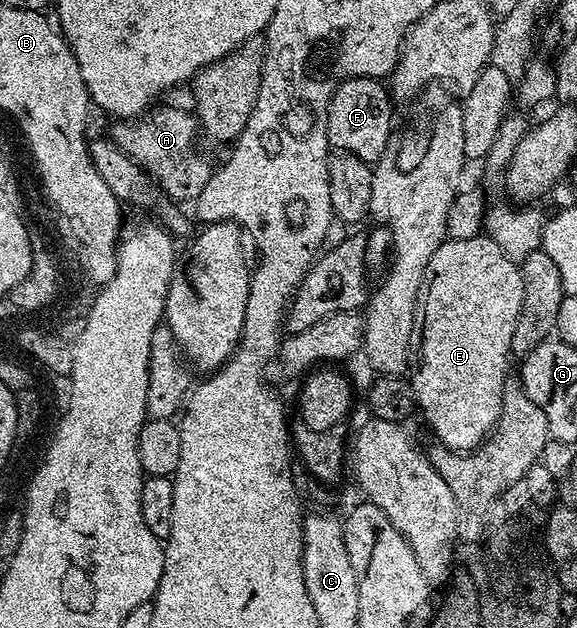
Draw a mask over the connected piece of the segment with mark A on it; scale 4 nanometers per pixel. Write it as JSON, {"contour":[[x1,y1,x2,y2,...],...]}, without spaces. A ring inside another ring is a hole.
{"contour":[[169,106,161,107,153,109,154,116,146,114,141,118,126,118,115,123,118,125,114,128,112,139,126,155,145,167,171,200,197,201,212,175,212,167,210,168,209,162,198,153,198,148,194,145,194,139,199,139,200,136,200,125,194,112,172,110]]}

